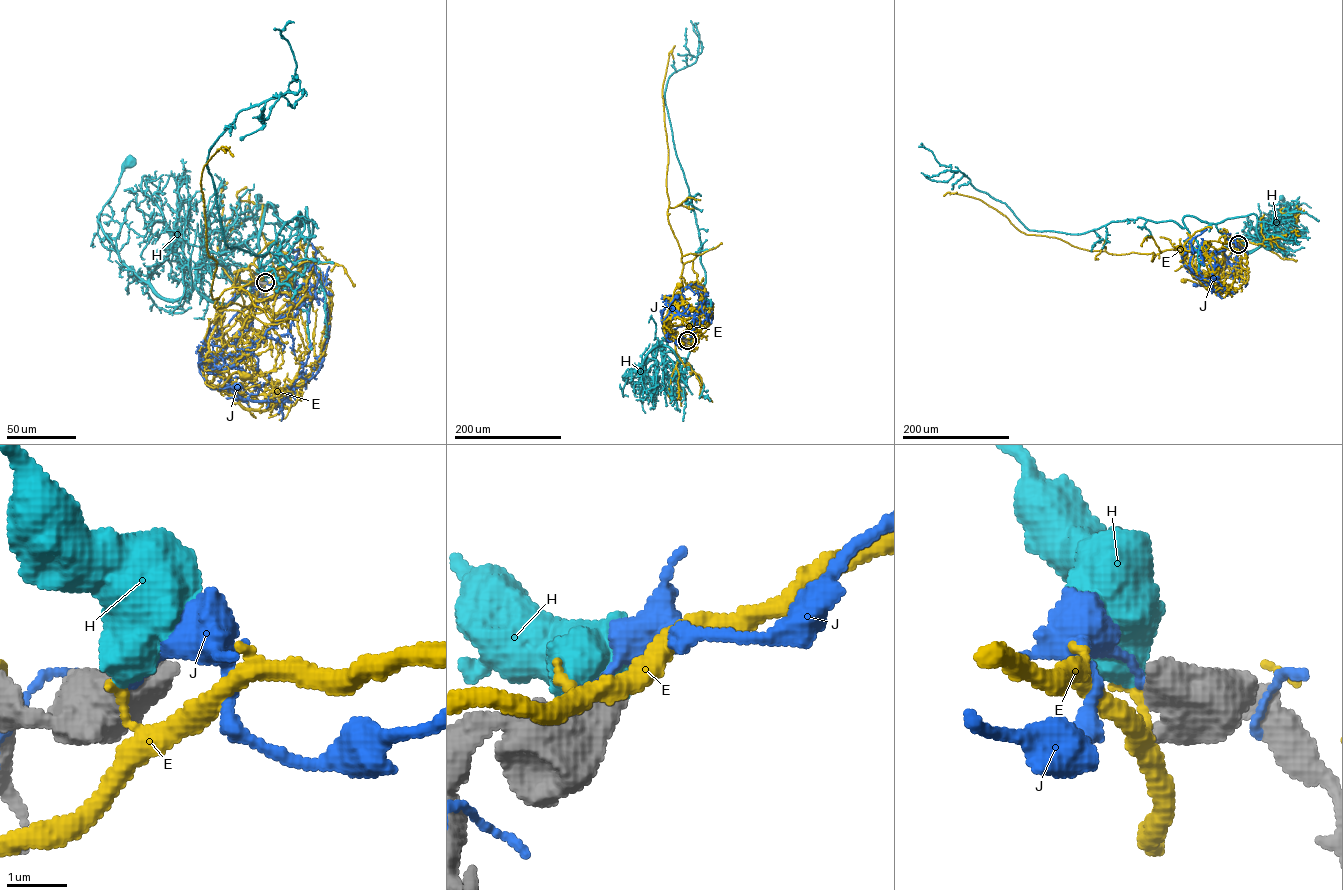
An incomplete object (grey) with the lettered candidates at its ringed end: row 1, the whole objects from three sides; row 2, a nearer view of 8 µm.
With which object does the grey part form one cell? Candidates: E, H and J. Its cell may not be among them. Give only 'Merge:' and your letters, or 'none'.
Merge: none

